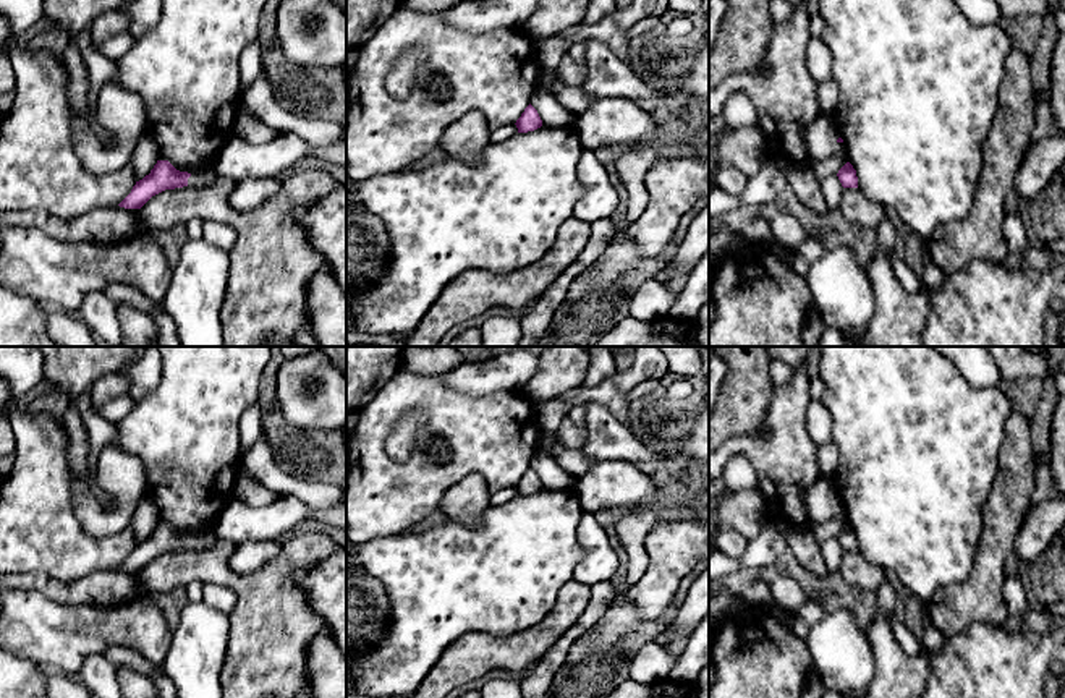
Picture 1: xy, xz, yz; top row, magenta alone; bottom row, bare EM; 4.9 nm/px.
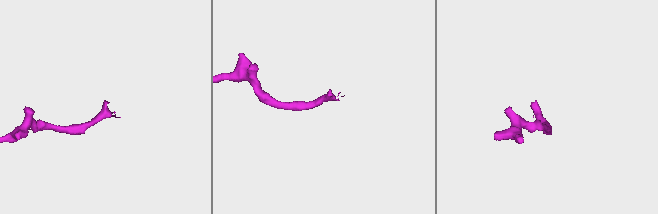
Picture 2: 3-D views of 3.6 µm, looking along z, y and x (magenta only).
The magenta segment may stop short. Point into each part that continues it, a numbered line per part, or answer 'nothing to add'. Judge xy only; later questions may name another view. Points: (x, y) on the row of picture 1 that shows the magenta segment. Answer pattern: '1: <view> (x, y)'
1: xy (204, 177)

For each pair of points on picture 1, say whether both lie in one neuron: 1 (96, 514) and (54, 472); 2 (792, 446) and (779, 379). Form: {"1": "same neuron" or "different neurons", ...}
{"1": "different neurons", "2": "different neurons"}

